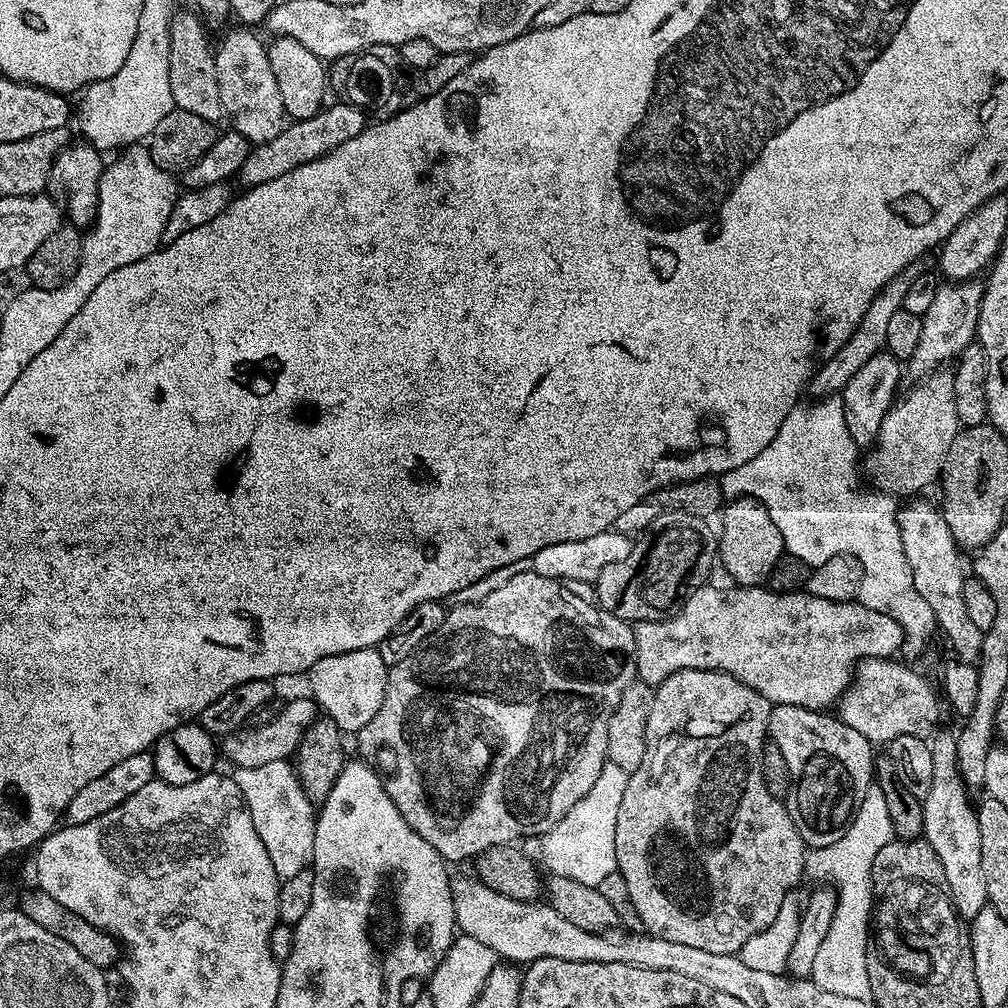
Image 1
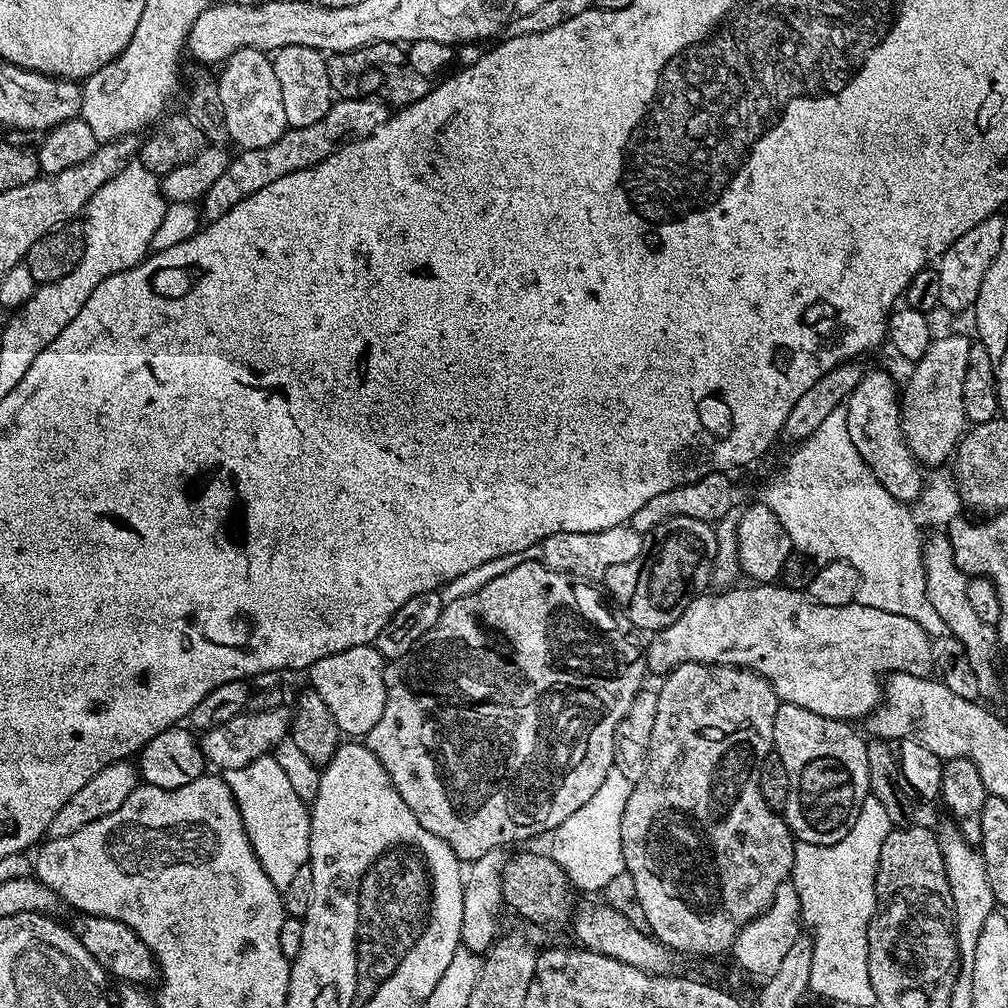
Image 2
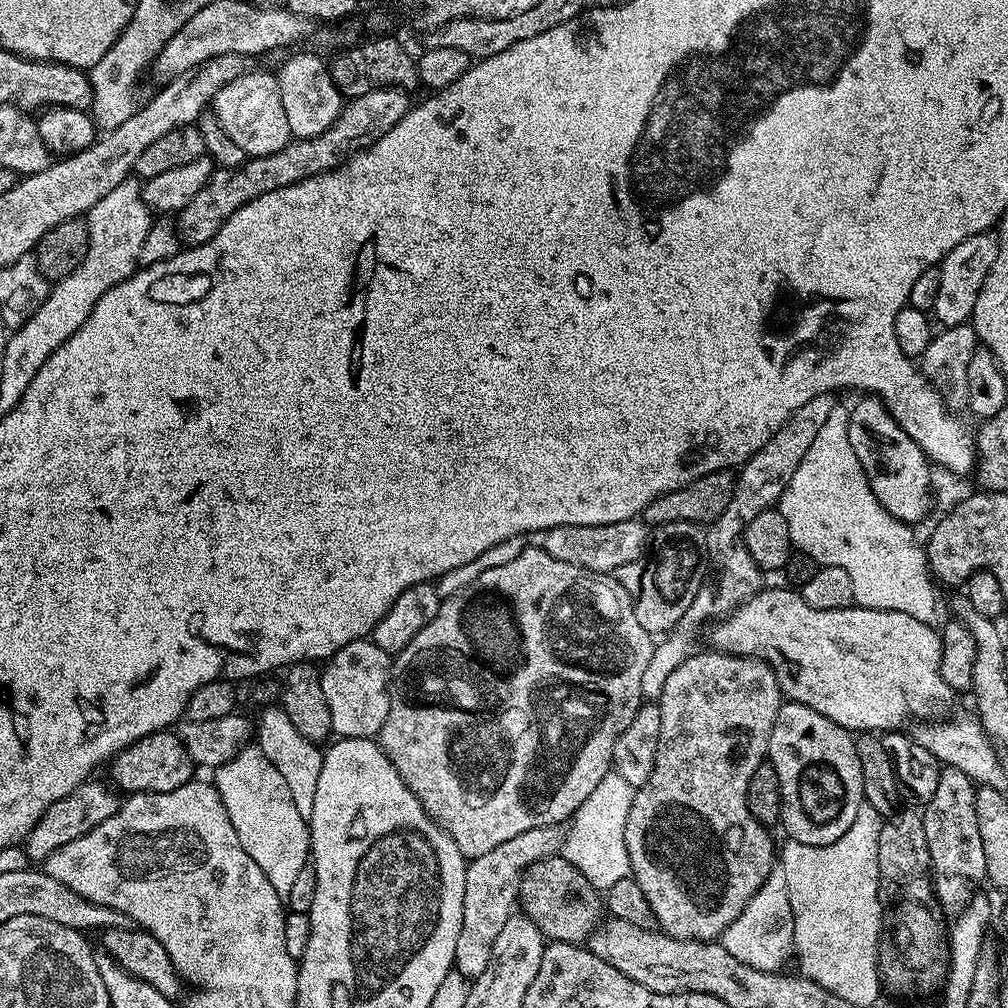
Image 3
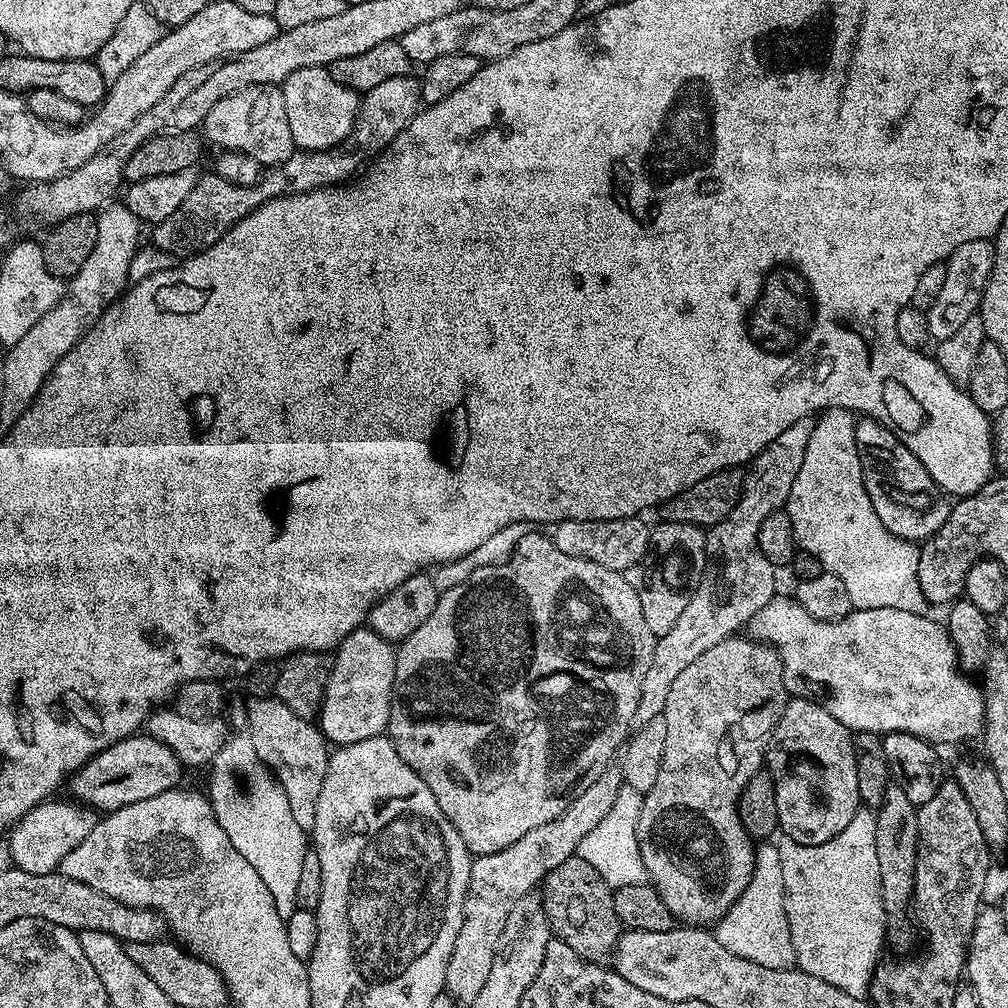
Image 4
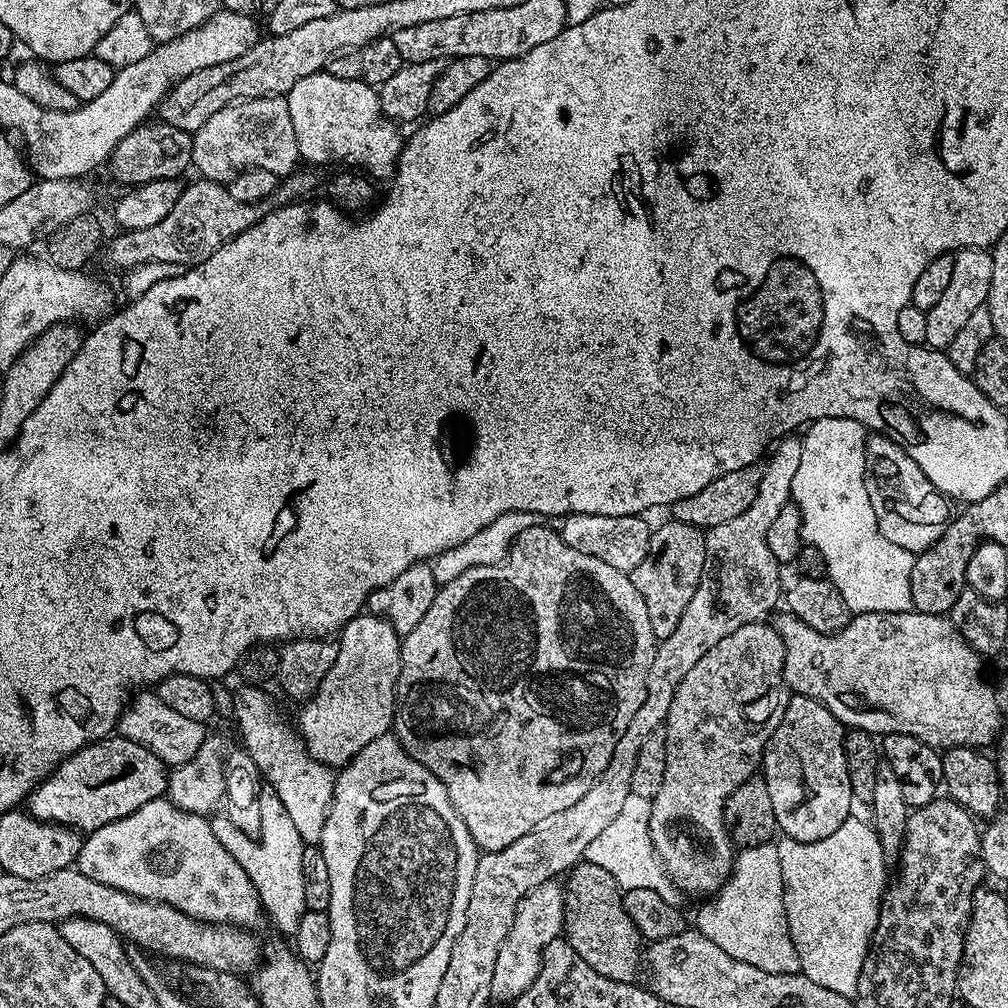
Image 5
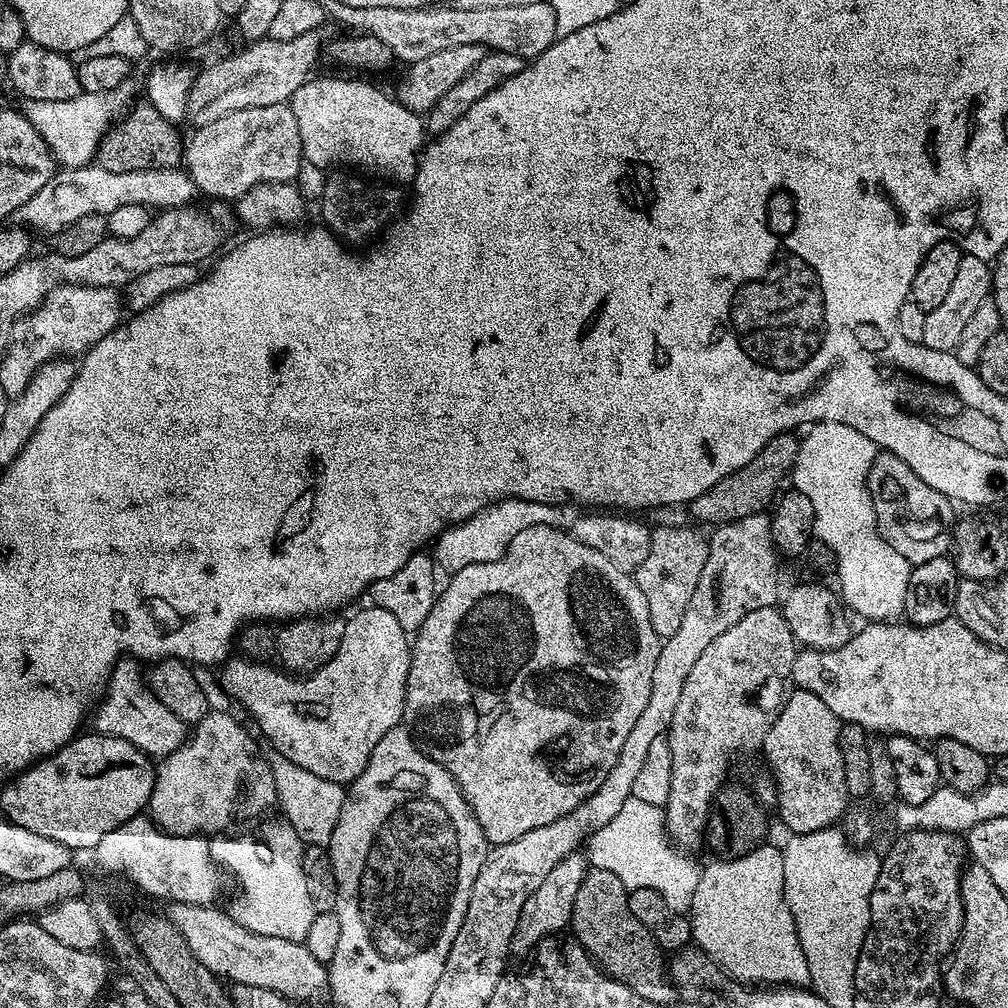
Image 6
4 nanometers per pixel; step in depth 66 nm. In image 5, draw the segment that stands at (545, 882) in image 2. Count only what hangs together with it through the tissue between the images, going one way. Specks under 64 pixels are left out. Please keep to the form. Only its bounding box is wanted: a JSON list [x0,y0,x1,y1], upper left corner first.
[563,860,642,983]

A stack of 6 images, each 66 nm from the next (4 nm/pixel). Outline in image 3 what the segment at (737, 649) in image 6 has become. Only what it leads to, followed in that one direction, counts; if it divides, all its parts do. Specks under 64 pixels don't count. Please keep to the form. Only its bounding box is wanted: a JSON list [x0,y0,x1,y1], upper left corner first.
[625,650,782,942]

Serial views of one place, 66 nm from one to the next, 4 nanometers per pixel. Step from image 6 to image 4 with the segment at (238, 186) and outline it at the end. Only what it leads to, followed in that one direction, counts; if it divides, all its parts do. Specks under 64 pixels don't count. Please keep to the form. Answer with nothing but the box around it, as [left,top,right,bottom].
[202,84,296,166]

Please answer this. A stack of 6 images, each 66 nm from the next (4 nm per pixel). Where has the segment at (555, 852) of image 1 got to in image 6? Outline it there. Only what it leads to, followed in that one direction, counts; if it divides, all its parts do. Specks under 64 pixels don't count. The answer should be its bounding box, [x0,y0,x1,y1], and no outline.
[586,796,701,914]

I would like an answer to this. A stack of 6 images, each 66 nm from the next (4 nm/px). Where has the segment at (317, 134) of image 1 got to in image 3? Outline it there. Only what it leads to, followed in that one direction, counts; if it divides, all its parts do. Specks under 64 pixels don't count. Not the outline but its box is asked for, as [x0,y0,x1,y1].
[178,88,410,245]

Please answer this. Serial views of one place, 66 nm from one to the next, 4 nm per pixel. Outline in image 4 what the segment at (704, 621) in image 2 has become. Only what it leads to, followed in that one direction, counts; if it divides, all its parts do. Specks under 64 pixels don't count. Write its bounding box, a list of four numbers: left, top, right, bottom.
[746,594,984,746]

